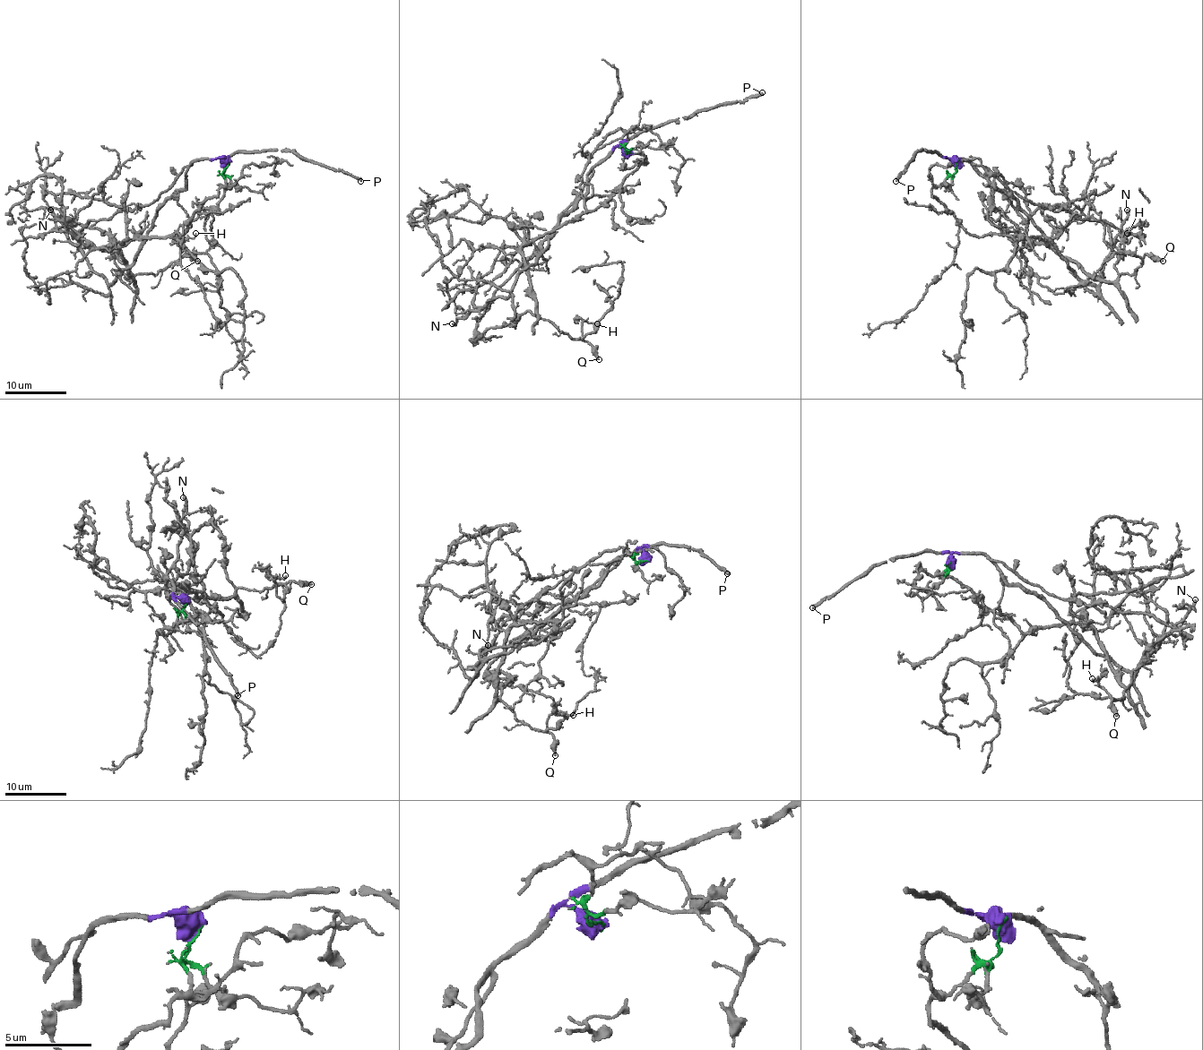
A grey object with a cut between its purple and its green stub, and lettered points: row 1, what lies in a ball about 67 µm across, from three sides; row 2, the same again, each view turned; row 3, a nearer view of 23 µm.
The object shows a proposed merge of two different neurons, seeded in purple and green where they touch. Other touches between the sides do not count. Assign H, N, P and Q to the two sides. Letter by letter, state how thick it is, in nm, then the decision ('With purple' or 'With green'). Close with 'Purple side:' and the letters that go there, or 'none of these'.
H: Thickness 130 nm. With green
N: Thickness 280 nm. With purple
P: Thickness 300 nm. With purple
Q: Thickness 280 nm. With green
Purple side: N, P

